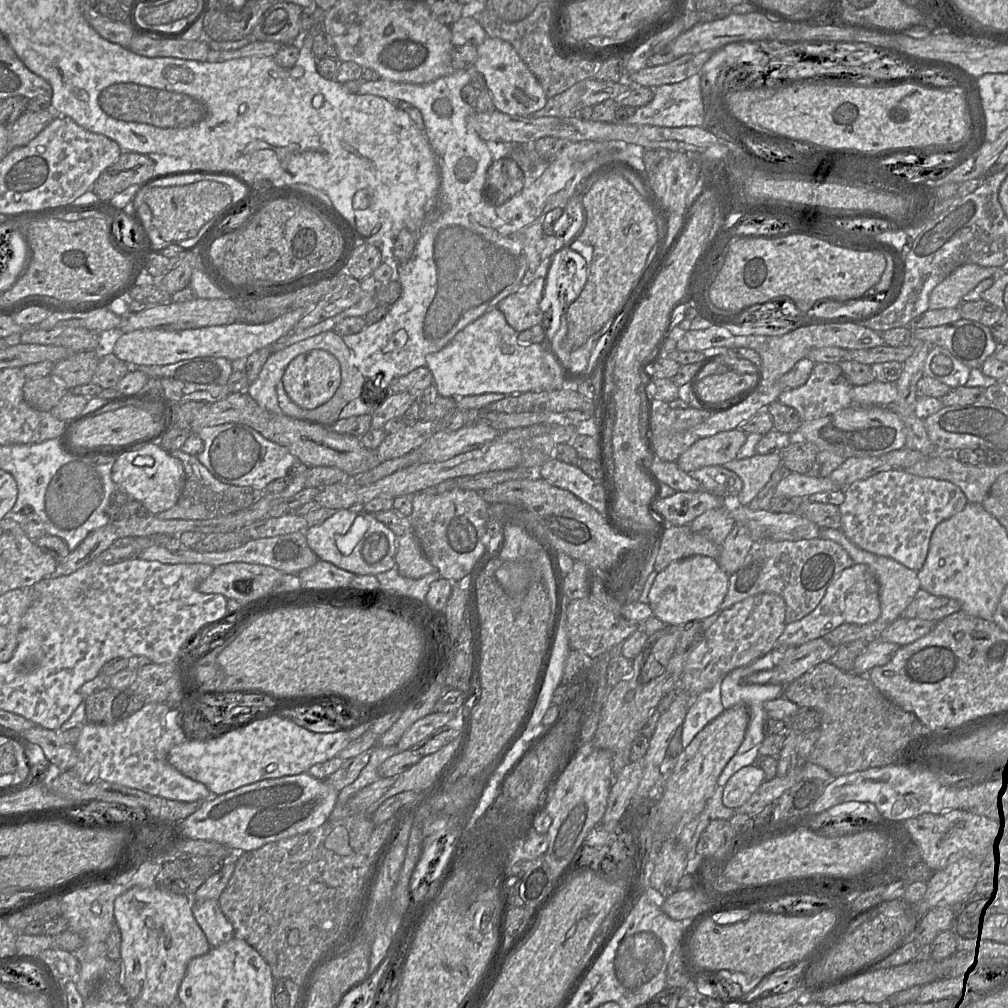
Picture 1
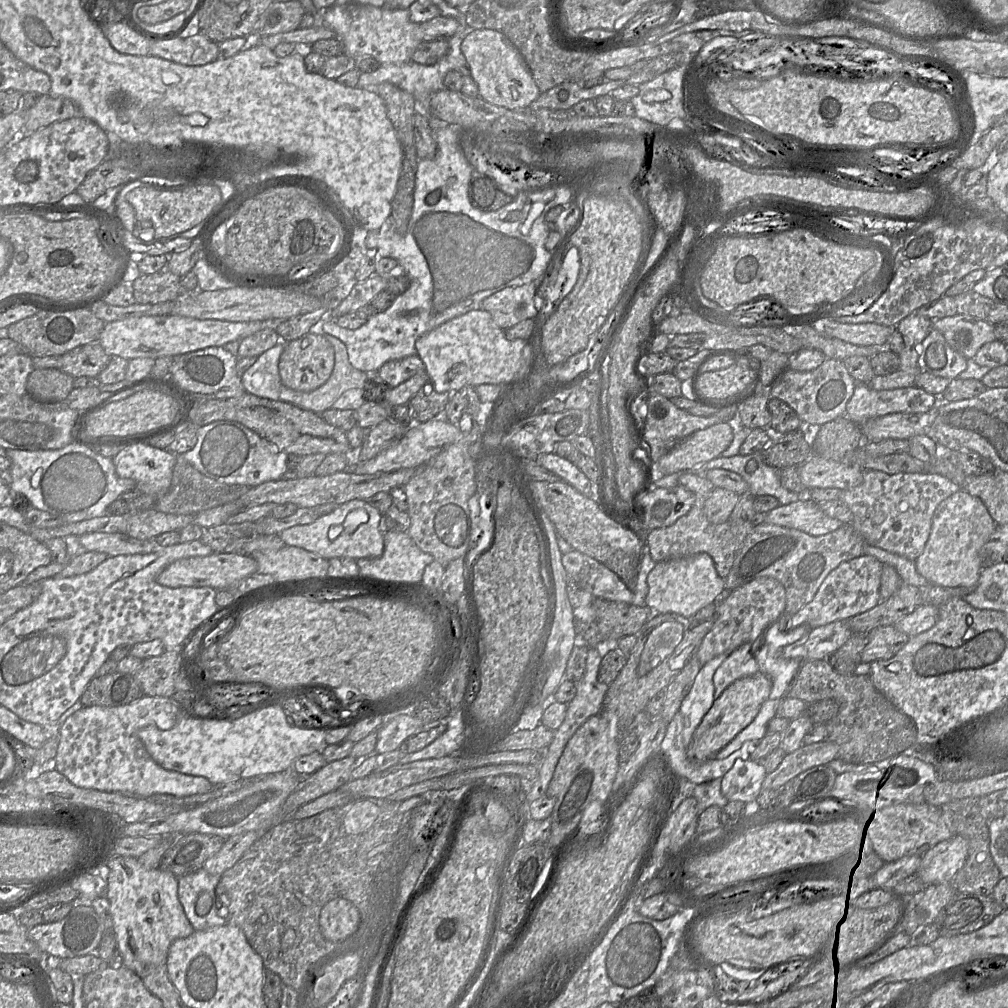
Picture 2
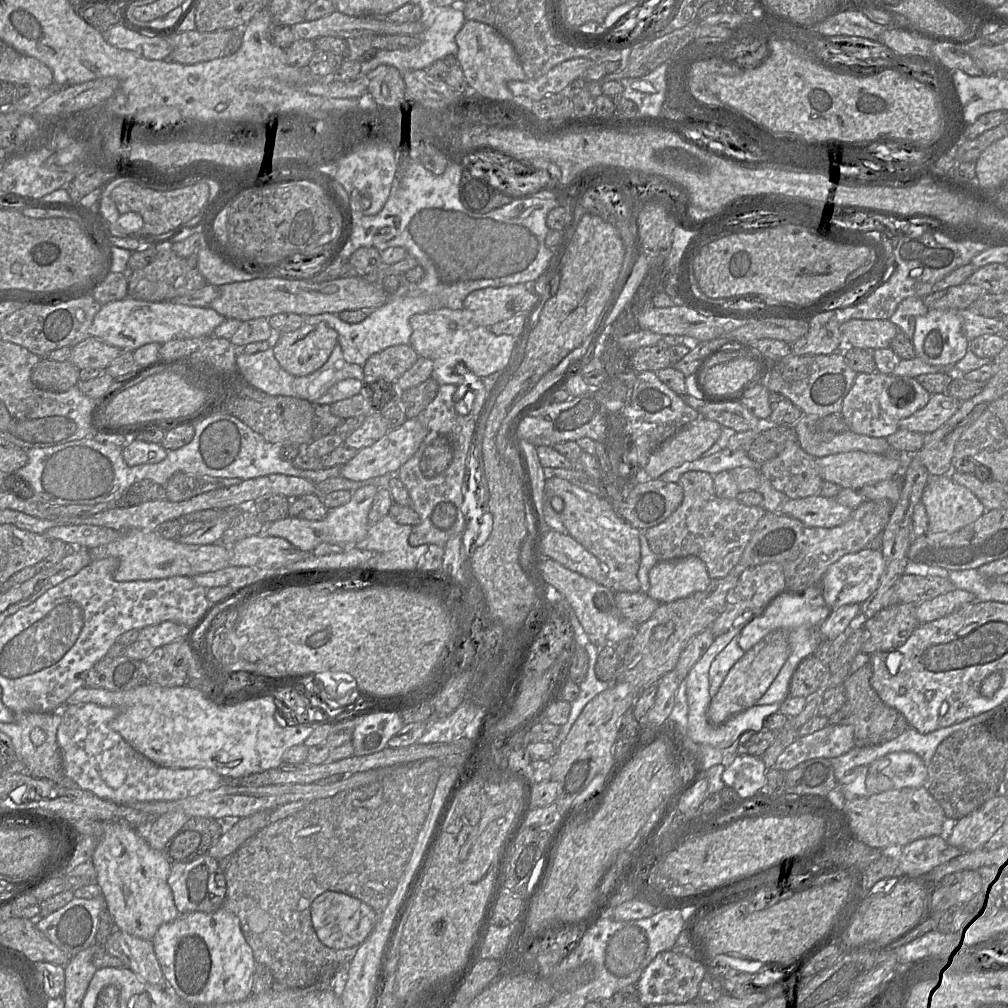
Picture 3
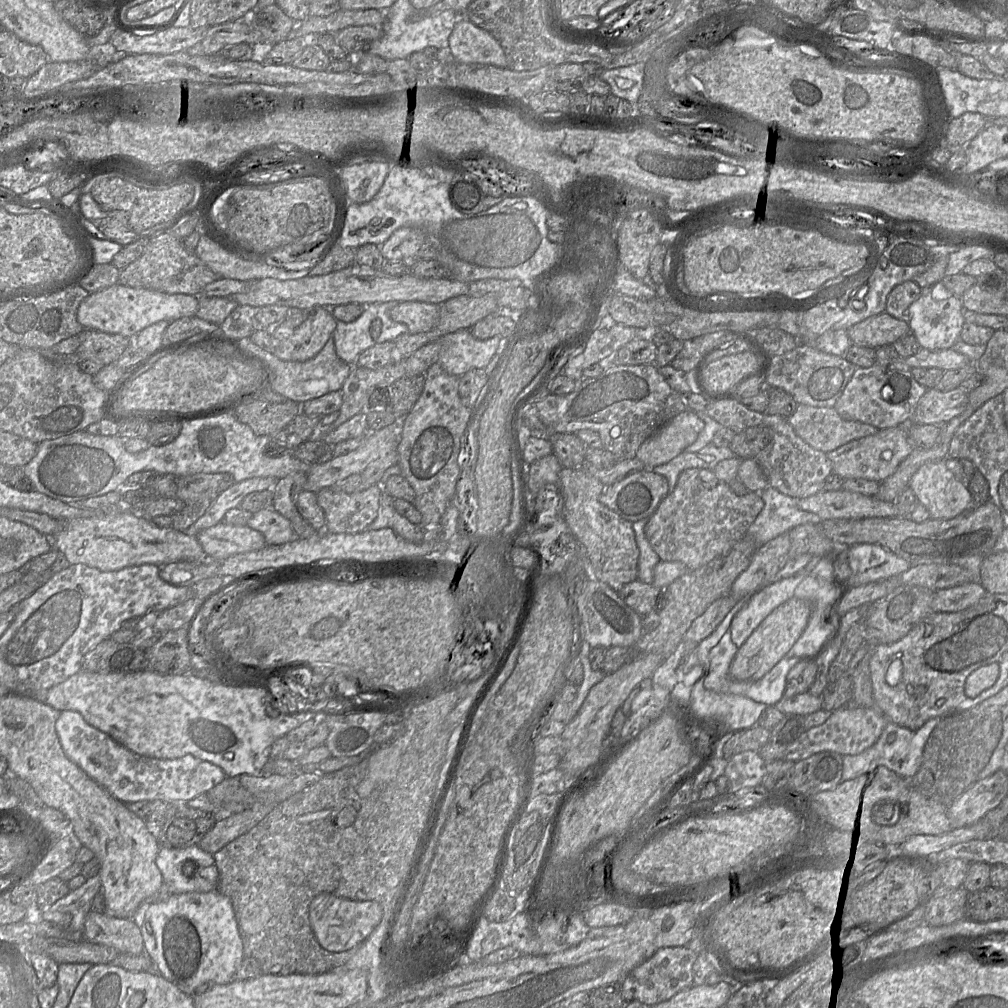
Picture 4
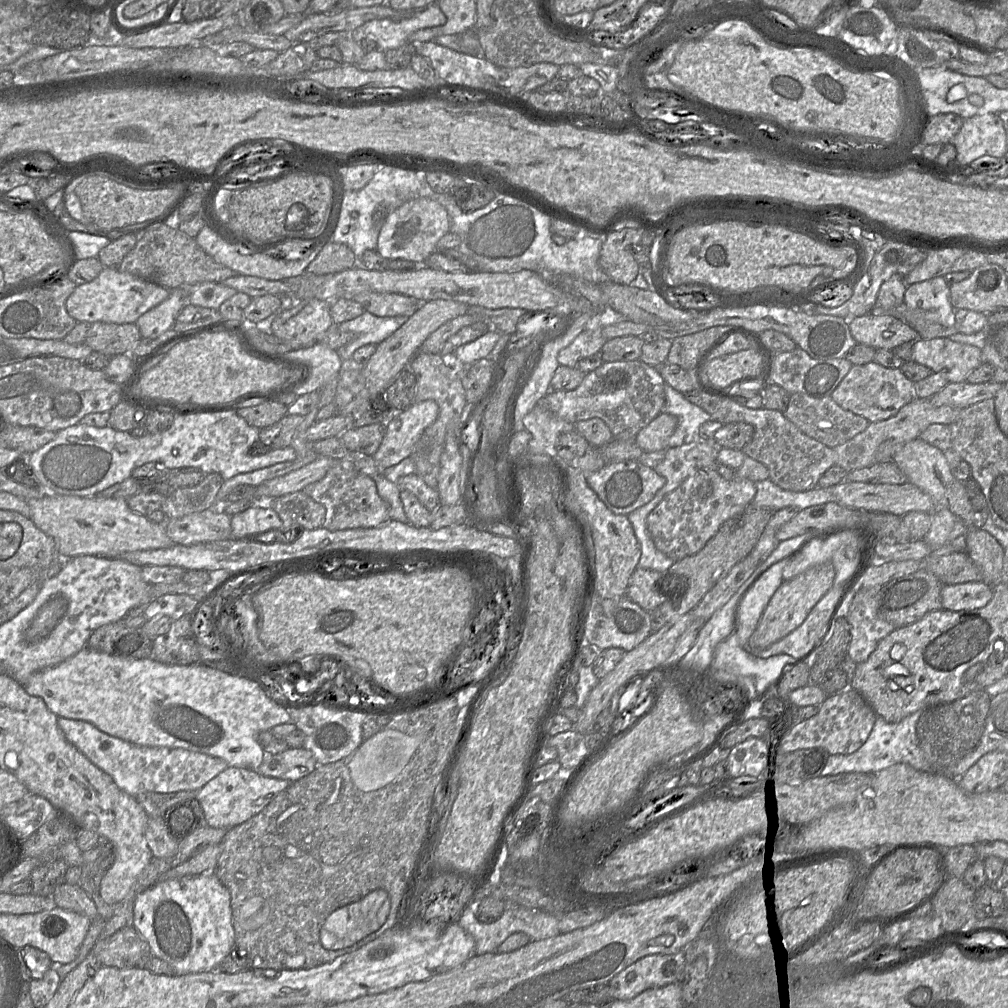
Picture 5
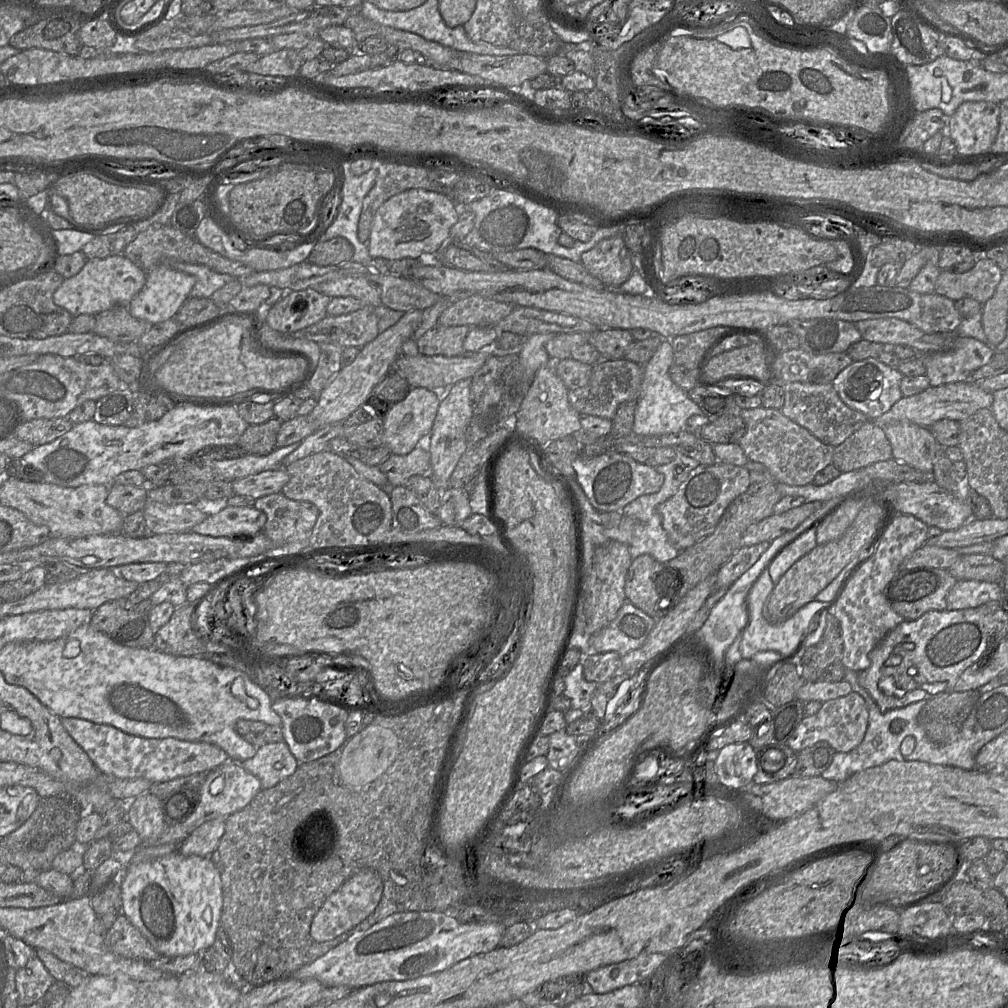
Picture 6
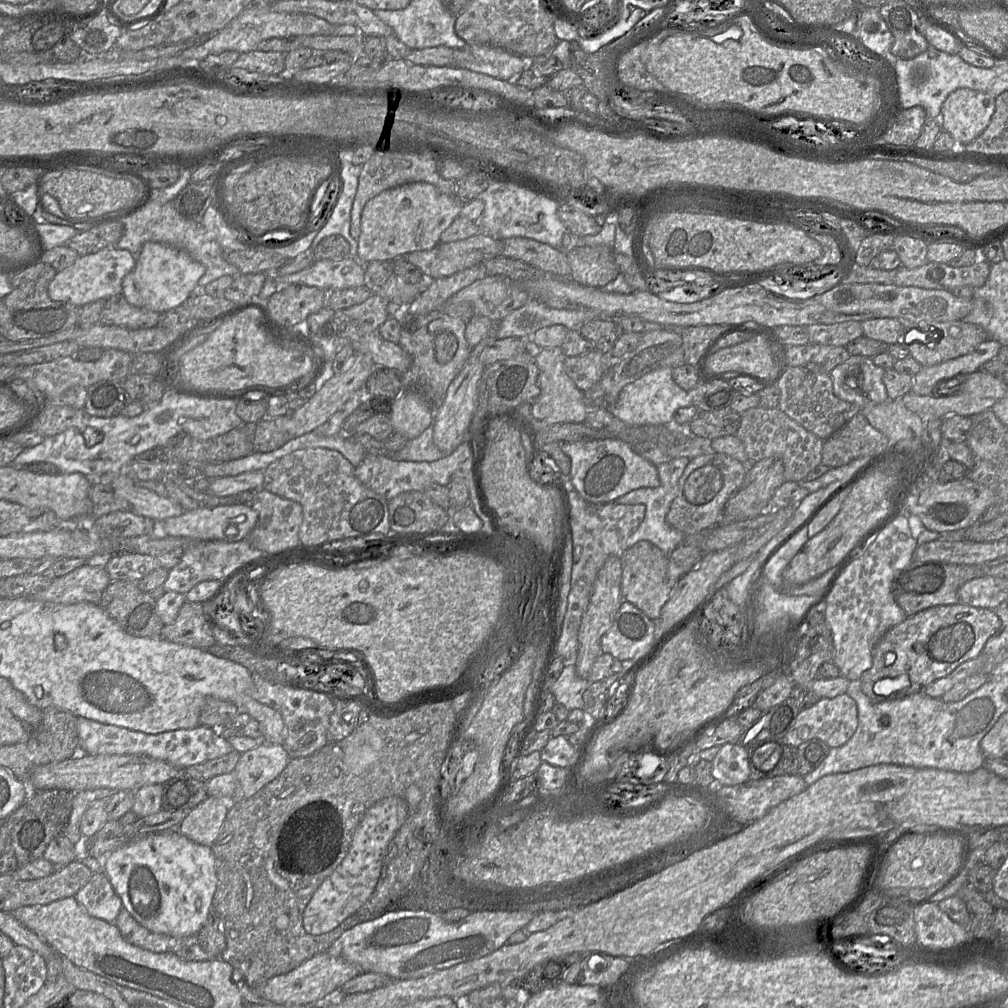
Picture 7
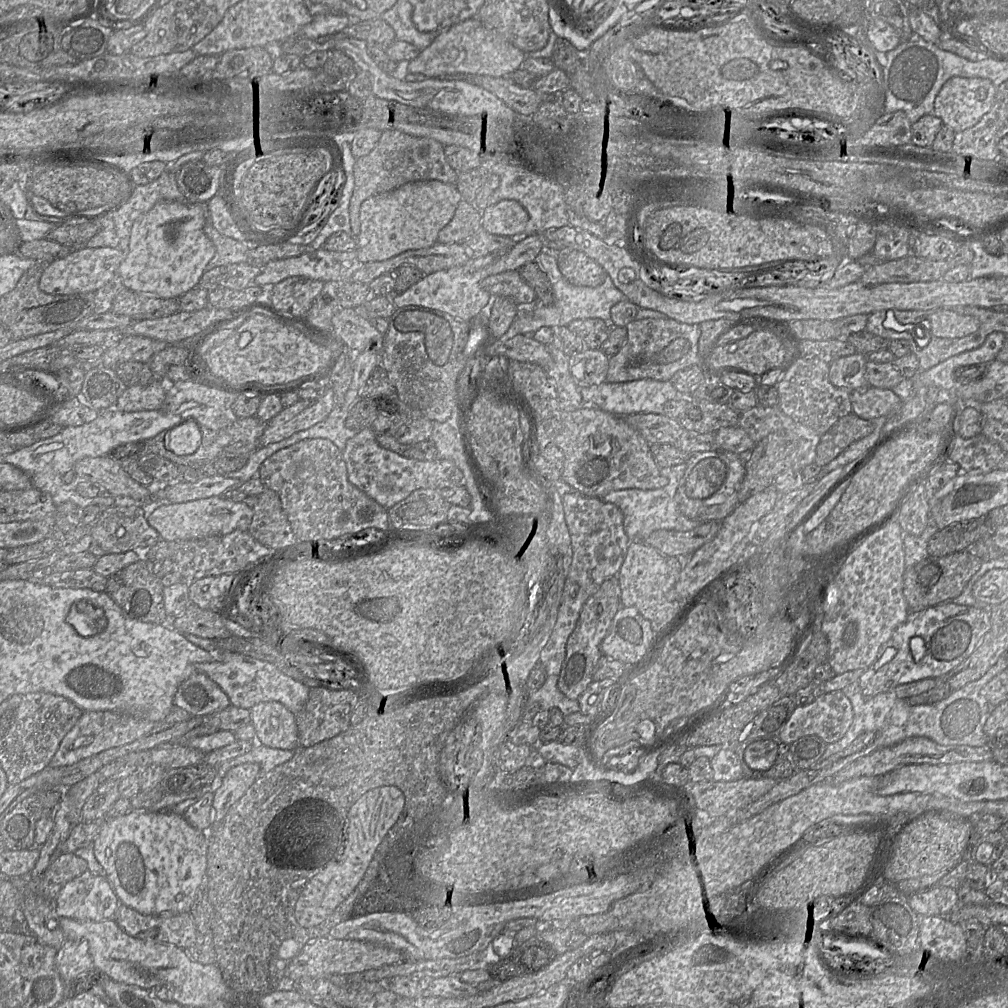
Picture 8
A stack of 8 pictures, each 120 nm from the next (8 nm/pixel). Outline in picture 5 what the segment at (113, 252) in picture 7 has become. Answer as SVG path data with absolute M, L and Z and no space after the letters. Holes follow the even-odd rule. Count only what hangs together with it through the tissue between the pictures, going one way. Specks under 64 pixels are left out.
M104 267L96 278L76 286L66 300L66 310L76 322L135 324L140 316L167 299L169 294L169 289L120 271L118 267Z

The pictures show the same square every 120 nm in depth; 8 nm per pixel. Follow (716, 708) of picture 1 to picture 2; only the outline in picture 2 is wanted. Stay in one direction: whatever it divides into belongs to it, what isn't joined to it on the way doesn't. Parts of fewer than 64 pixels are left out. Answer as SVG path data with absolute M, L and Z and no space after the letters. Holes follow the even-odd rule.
M719 655L701 666L693 685L683 699L680 713L683 717L683 744L685 748L692 741L692 736L705 714L715 701L713 675L727 655Z

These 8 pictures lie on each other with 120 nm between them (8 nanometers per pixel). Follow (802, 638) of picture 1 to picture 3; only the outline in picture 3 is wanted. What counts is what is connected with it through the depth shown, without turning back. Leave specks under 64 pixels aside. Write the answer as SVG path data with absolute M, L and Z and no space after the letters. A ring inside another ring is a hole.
M867 548L842 556L828 568L820 581L826 604L834 610L843 605L863 603L877 589L884 569L885 561L879 549Z

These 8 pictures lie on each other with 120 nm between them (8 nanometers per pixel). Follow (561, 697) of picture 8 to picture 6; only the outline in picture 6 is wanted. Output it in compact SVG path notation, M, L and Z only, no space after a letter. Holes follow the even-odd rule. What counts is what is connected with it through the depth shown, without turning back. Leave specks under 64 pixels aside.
M582 662L566 675L564 683L563 695L570 699L571 708L580 709L583 713L590 713L592 695L597 689L598 683L585 680Z

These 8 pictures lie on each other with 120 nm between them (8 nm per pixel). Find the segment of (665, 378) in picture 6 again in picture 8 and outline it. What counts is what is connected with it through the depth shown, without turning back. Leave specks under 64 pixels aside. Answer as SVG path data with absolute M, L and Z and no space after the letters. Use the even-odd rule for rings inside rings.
M644 378L635 381L608 383L582 387L580 389L584 403L592 402L598 408L619 417L626 417L637 413L664 414L664 405L669 400L685 400L692 398L691 394L683 393L673 385L671 380L659 381L651 378Z

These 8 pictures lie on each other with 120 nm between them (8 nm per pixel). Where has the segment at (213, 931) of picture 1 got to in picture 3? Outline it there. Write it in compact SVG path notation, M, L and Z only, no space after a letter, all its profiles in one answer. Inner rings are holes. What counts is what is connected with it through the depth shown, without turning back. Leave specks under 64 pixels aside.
M208 853L188 863L174 863L171 865L168 884L179 914L213 912L223 905L225 886L218 885L214 879L218 872L218 865L219 862Z

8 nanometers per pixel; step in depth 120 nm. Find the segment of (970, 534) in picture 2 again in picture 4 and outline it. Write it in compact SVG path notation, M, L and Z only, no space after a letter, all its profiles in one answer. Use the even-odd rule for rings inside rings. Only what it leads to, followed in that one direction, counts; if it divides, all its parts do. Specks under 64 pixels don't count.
M945 461L923 464L911 477L908 487L934 519L952 519L974 508L973 499L967 487L948 469Z

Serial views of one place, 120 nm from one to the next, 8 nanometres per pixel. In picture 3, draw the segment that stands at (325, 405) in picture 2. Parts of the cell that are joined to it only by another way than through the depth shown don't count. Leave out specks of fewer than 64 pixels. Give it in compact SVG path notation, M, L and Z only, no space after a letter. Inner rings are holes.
M336 344L335 347L337 349L333 349L329 359L321 368L307 376L296 377L294 380L294 389L298 394L296 398L315 403L341 380L353 378L365 381L363 366L345 361L338 350L340 346Z

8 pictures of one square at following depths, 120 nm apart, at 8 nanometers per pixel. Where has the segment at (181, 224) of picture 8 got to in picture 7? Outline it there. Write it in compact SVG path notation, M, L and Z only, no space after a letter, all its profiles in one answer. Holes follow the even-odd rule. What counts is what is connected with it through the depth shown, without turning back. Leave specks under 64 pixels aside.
M146 242L134 268L123 278L122 294L131 305L163 314L193 295L204 273L205 266L193 260L184 250L159 242Z

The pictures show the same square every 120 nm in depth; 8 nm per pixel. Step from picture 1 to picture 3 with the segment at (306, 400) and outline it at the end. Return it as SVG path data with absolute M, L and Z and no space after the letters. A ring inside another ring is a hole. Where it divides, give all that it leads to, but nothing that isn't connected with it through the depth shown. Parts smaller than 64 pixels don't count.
M322 321L276 334L273 350L283 369L296 377L303 377L321 368L337 343L338 332Z

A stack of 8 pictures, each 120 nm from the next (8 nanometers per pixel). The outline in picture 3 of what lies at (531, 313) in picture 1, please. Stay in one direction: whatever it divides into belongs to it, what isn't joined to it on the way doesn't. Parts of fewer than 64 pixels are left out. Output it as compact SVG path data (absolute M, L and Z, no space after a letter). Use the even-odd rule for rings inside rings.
M516 284L475 290L466 296L463 308L472 312L475 323L490 327L515 315L528 314L538 303L538 295L530 287Z

